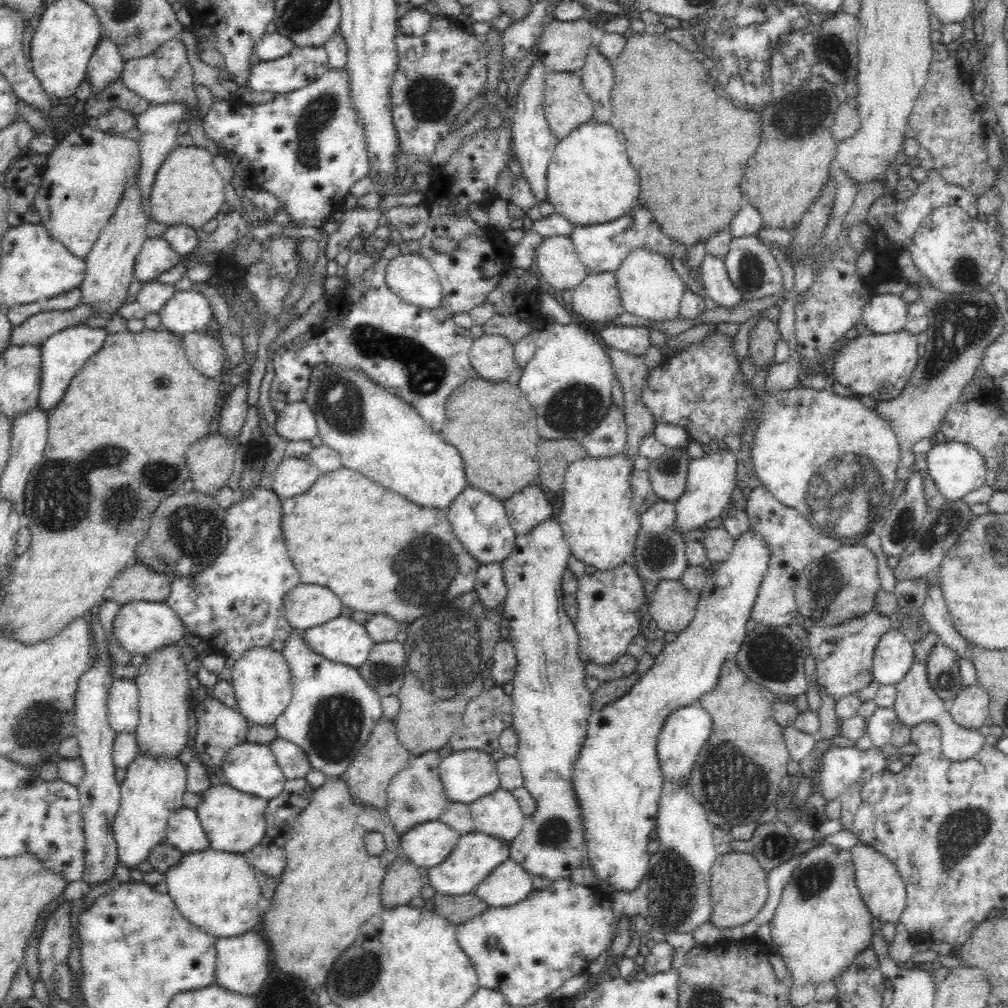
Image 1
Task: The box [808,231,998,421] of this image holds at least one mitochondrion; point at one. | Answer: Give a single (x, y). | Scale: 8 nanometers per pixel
(957, 325)

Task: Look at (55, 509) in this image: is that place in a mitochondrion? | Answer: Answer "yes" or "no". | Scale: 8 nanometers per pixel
yes

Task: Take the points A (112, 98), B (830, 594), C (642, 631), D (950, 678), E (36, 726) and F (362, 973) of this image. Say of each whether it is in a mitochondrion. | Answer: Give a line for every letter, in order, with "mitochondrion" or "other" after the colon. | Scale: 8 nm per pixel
A: other
B: mitochondrion
C: other
D: other
E: mitochondrion
F: mitochondrion

